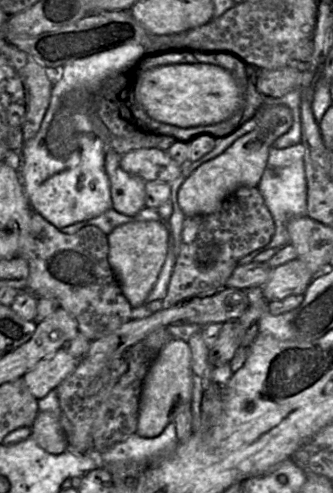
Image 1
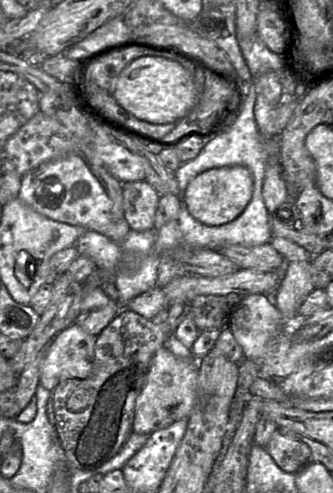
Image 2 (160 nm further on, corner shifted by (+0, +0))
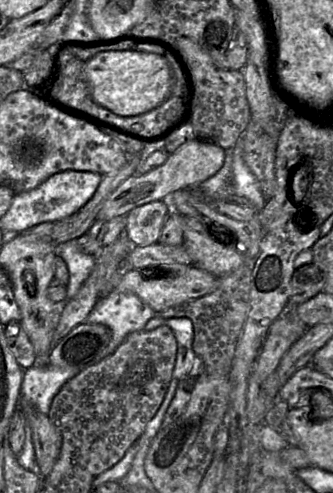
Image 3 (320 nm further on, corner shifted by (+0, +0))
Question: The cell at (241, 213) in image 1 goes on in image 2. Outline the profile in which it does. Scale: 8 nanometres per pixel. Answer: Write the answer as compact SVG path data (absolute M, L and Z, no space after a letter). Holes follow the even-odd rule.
M166 299L167 319L161 323L153 323L128 309L119 311L96 338L90 375L83 379L70 378L64 380L52 390L54 429L71 470L98 468L115 456L128 440L133 428L136 399L145 381L151 359L165 345L166 339L173 333L179 322L187 316L187 308L190 304L191 302L184 303ZM77 390L88 391L89 402L82 412L73 413L67 409L66 404L68 397Z

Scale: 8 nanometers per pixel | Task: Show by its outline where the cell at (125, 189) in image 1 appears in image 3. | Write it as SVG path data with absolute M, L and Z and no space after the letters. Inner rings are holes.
M158 200L138 206L128 212L126 232L132 244L148 246L159 242L170 211L169 200Z

